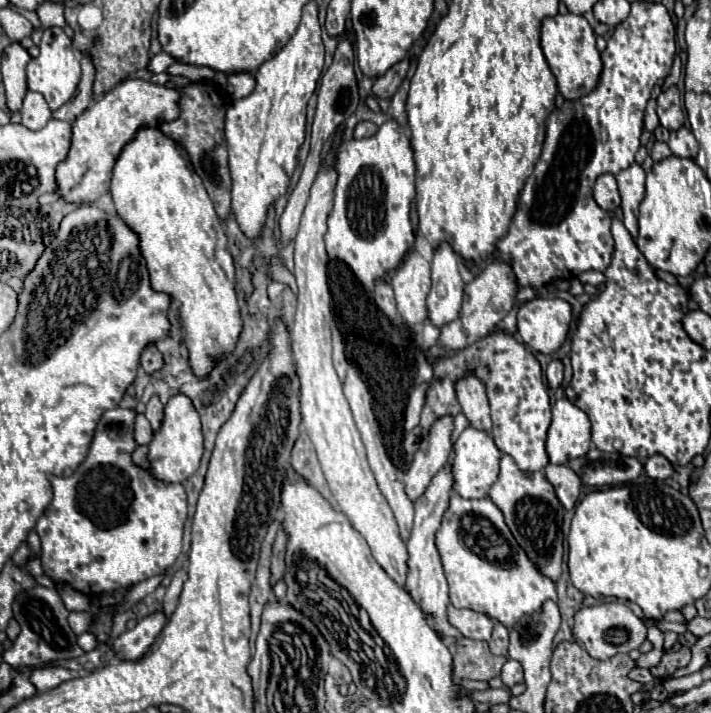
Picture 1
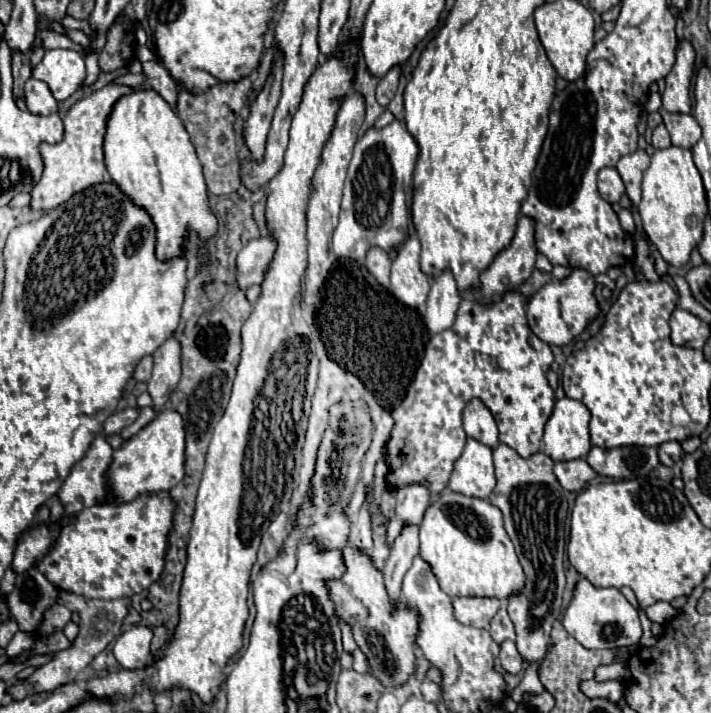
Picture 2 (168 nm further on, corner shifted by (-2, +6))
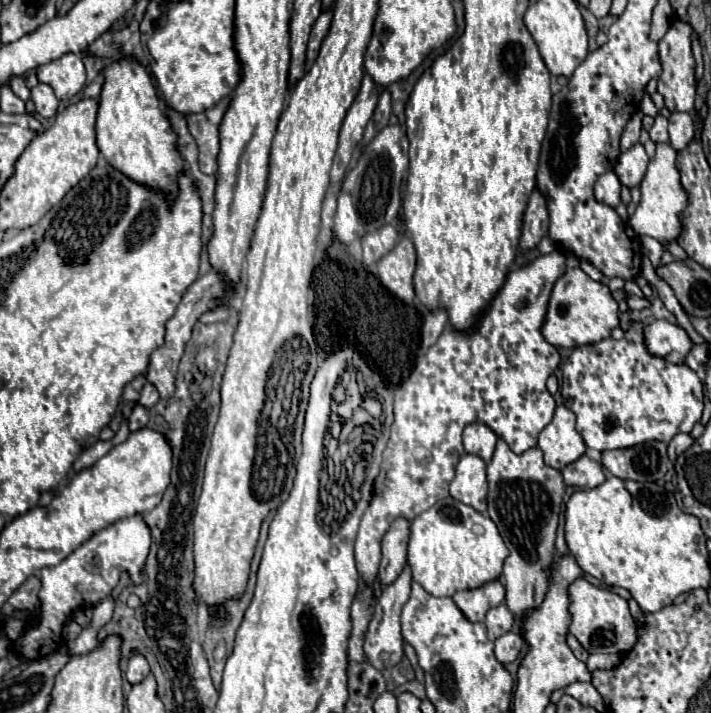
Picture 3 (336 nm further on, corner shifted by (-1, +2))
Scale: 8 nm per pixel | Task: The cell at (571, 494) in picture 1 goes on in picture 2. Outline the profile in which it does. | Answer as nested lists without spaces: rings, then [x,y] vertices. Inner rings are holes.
[[[585,459],[555,463],[553,471],[565,491],[581,491],[591,479],[597,477],[597,473],[587,465]]]

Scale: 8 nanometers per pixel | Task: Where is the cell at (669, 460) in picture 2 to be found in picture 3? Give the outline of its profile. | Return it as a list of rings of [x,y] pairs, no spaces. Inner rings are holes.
[[[678,433],[672,437],[672,441],[668,443],[668,453],[670,453],[670,459],[674,461],[680,453],[684,453],[690,445],[694,443],[694,437],[690,433]]]

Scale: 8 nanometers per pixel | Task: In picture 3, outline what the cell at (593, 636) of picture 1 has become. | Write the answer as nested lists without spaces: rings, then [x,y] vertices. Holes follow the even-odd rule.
[[[576,579],[568,591],[570,591],[570,613],[572,613],[570,633],[580,641],[580,645],[588,653],[624,655],[632,649],[636,625],[628,611],[626,599],[622,599],[612,591],[600,589],[586,579]]]

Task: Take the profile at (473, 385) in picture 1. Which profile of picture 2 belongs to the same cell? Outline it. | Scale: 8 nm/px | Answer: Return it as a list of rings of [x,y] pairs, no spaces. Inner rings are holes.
[[[471,399],[463,409],[463,429],[469,437],[475,437],[485,445],[497,445],[495,419],[481,399]]]

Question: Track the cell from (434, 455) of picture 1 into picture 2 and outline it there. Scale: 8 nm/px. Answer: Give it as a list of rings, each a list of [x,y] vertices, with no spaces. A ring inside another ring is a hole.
[[[419,481],[413,485],[405,485],[397,491],[397,513],[395,521],[387,527],[387,541],[393,543],[393,539],[399,535],[399,529],[407,523],[419,523],[423,519],[423,513],[429,505],[431,487],[427,481]]]

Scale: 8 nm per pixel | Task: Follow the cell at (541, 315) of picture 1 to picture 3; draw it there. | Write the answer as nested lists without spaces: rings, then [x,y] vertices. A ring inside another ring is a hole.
[[[580,267],[568,269],[554,285],[546,321],[542,327],[542,335],[548,343],[554,347],[580,347],[588,343],[598,343],[606,337],[610,337],[612,329],[620,325],[618,319],[618,303],[612,297],[612,291],[608,285],[590,279]]]

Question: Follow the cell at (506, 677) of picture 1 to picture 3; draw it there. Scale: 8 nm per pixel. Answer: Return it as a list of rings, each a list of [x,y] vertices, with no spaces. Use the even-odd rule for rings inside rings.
[[[510,631],[510,633],[504,633],[502,637],[498,637],[498,639],[494,641],[494,645],[496,645],[496,647],[494,647],[496,659],[506,665],[506,663],[516,661],[516,657],[520,655],[520,649],[522,649],[524,641],[522,641],[520,633]]]

